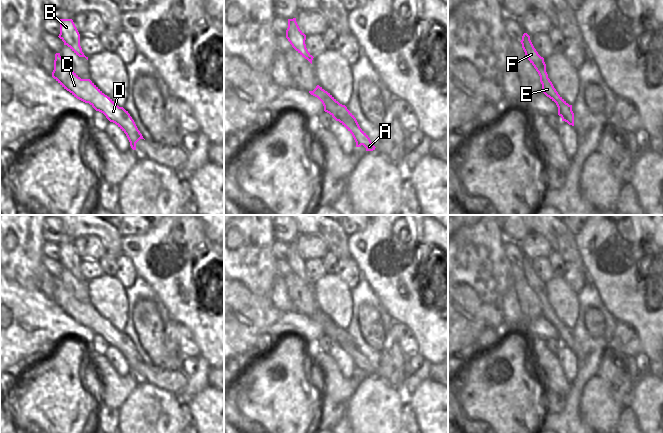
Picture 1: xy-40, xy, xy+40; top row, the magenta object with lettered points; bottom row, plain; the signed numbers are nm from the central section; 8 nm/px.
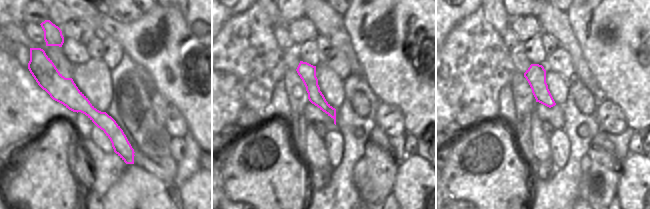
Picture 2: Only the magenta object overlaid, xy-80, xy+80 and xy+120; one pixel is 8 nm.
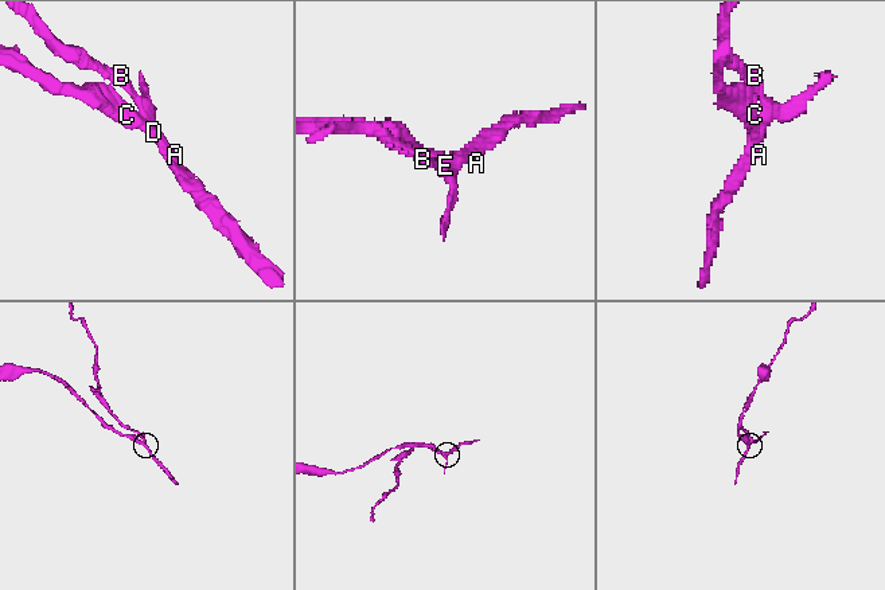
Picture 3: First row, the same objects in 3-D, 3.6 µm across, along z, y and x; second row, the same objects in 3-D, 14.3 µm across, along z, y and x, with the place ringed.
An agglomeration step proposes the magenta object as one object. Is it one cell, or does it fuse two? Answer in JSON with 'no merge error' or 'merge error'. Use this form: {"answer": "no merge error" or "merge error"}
{"answer": "merge error"}

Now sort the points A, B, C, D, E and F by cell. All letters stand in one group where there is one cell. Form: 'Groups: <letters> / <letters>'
Groups: A C D / B E F

